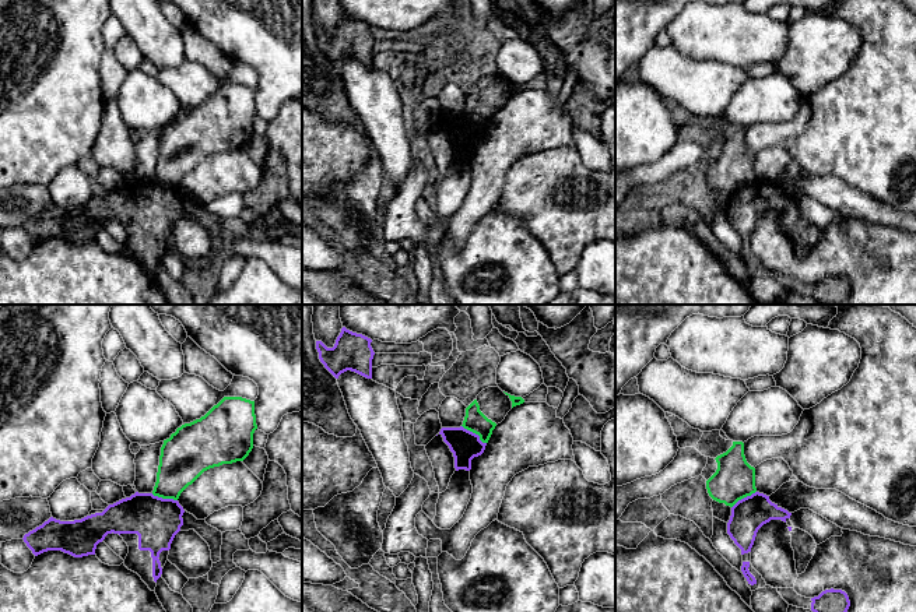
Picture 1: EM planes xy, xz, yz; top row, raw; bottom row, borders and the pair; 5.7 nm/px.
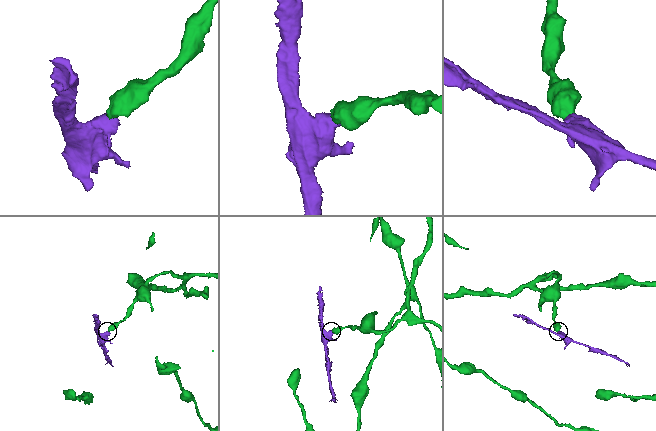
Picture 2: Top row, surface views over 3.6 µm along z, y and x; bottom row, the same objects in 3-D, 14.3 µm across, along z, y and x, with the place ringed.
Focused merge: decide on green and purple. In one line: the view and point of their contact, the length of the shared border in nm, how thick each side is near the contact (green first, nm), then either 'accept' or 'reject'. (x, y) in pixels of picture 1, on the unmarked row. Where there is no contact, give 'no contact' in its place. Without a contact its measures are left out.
meets green in xz at (474, 119); contact 180 nm long; 130 nm thick on the green side, 170 nm on the other; reject

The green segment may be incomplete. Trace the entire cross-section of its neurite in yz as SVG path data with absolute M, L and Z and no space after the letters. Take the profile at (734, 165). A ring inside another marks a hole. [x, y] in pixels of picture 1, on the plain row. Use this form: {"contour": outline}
{"contour": "M733 129L733 133L715 147L717 156L706 168L708 180L713 187L733 194L757 179L755 155L745 147L743 129Z"}

